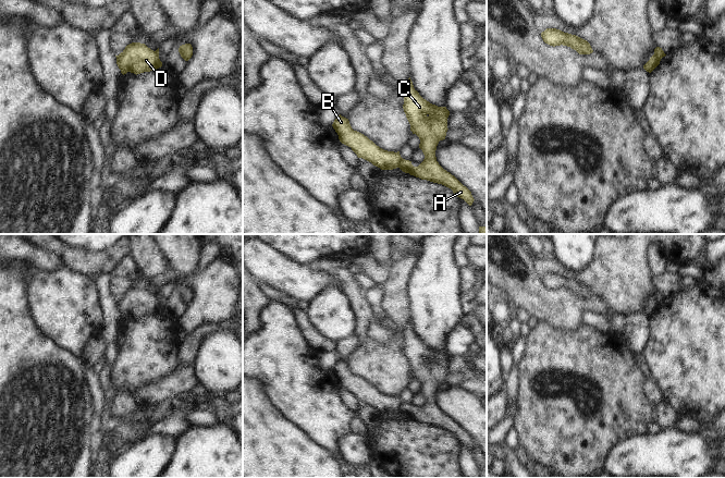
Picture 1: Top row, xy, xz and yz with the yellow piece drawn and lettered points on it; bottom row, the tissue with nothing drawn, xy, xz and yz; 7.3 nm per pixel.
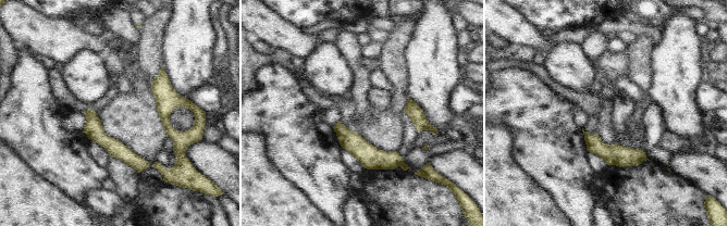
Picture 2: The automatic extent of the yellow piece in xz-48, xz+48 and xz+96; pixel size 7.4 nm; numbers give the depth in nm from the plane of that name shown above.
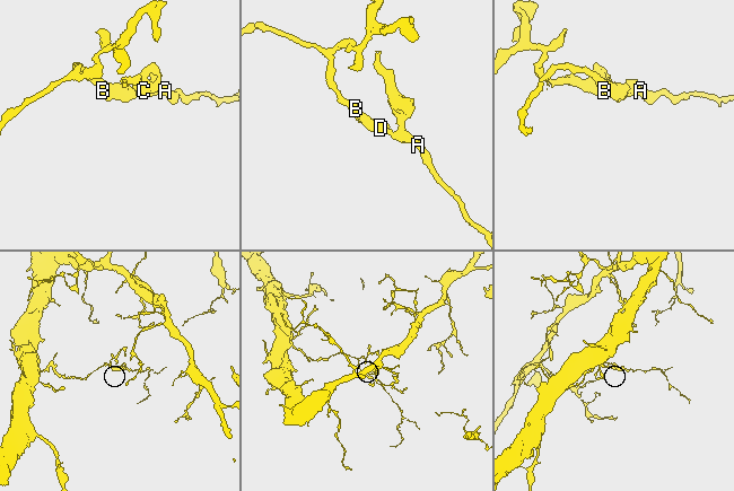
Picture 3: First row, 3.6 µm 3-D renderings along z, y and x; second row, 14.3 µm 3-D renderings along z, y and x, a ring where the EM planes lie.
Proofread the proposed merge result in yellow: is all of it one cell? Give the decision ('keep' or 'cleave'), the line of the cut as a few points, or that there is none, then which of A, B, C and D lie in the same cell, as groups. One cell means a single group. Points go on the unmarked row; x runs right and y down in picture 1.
cleave | xz (402, 402), (397, 411) | A C / B D

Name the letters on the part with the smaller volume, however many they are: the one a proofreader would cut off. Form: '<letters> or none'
A, C

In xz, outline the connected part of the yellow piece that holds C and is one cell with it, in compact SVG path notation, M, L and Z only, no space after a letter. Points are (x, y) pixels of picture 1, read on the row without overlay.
M410 321L402 328L402 336L404 356L410 368L410 375L420 383L419 392L422 394L425 403L418 410L414 410L411 405L402 402L398 412L421 424L451 432L457 441L471 450L475 444L471 436L444 414L435 401L437 390L440 384L445 383L448 373L450 355L446 351L438 351L423 343L414 332Z

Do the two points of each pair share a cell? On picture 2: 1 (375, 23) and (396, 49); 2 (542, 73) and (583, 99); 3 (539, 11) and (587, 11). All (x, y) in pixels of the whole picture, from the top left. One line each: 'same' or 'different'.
1: different
2: same
3: same

